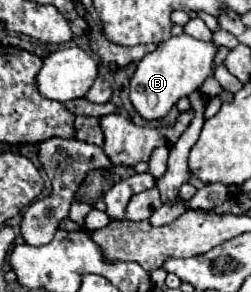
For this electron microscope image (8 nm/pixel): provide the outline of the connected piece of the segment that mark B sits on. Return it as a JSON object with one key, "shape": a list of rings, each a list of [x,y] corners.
{"shape":[[[186,33],[180,37],[170,37],[168,41],[160,43],[156,51],[148,53],[144,59],[138,61],[136,71],[130,79],[130,101],[136,113],[142,119],[162,119],[168,111],[178,103],[178,99],[188,97],[194,93],[206,77],[212,75],[216,57],[216,45],[194,39]]]}

